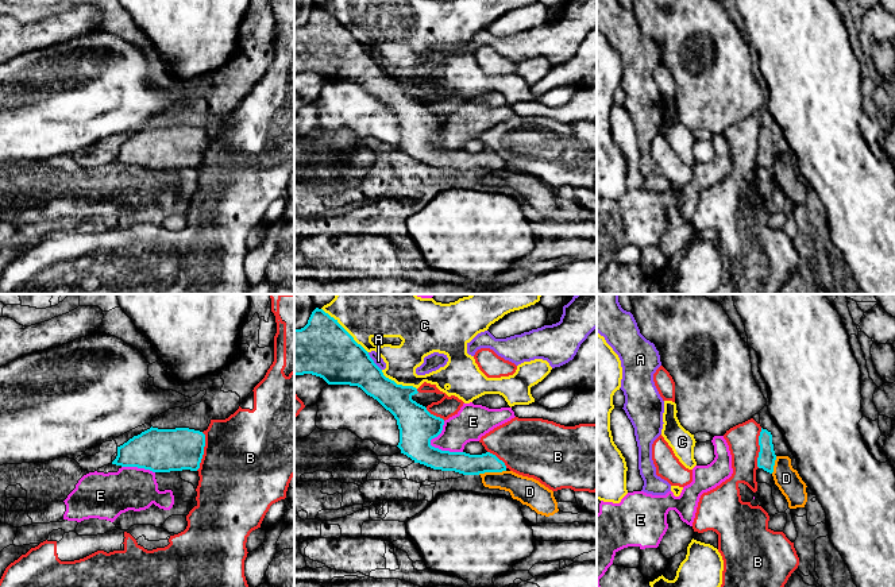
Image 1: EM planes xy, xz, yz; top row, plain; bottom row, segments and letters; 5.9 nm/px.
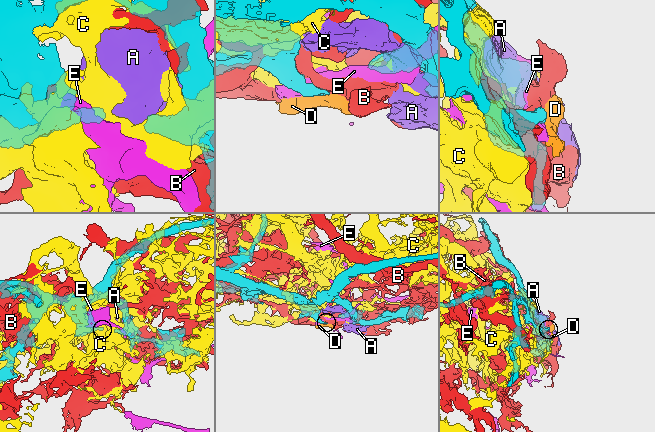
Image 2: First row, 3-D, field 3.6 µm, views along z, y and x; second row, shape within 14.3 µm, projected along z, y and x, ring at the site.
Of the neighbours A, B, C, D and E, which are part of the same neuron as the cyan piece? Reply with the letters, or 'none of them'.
none of them

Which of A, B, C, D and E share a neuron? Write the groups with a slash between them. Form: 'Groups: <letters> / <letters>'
Groups: A / B / C / D / E

